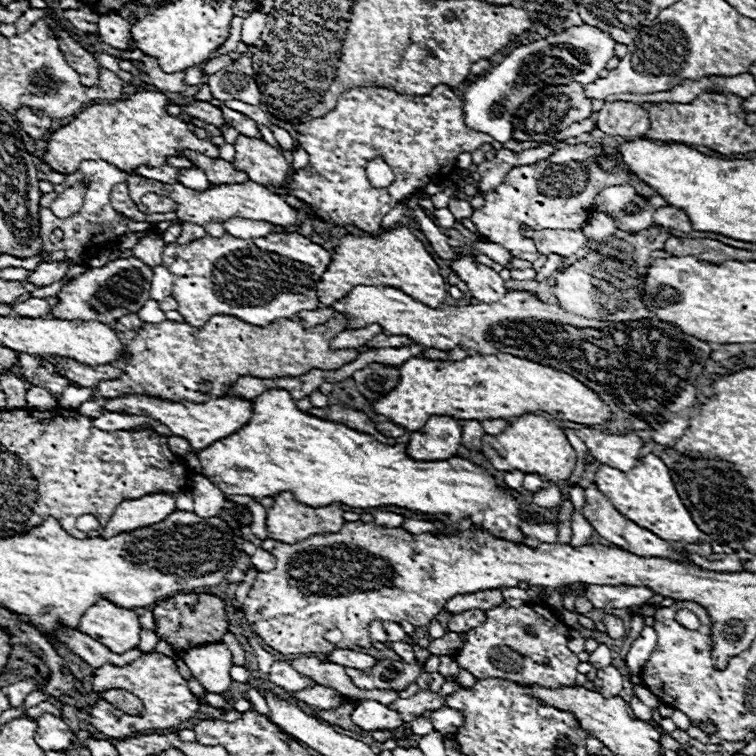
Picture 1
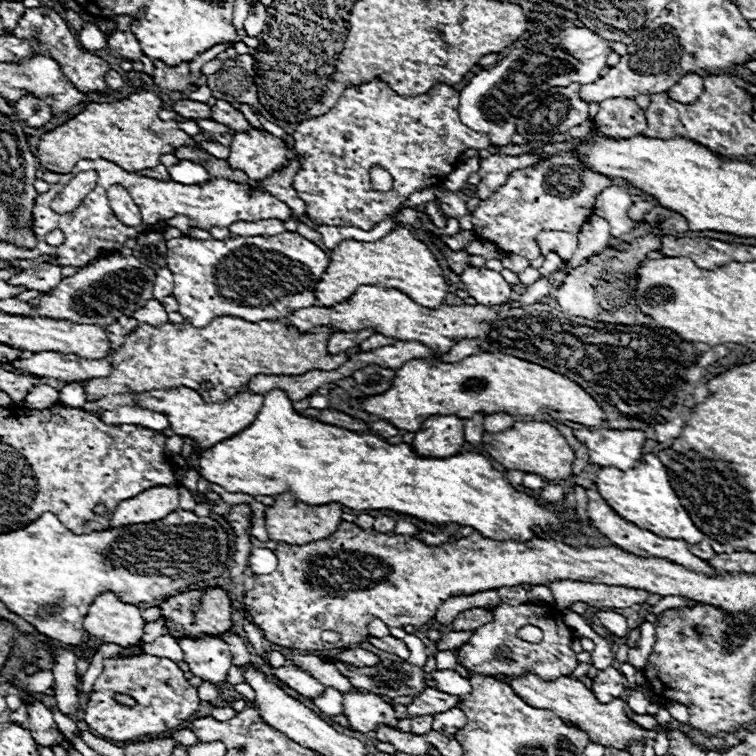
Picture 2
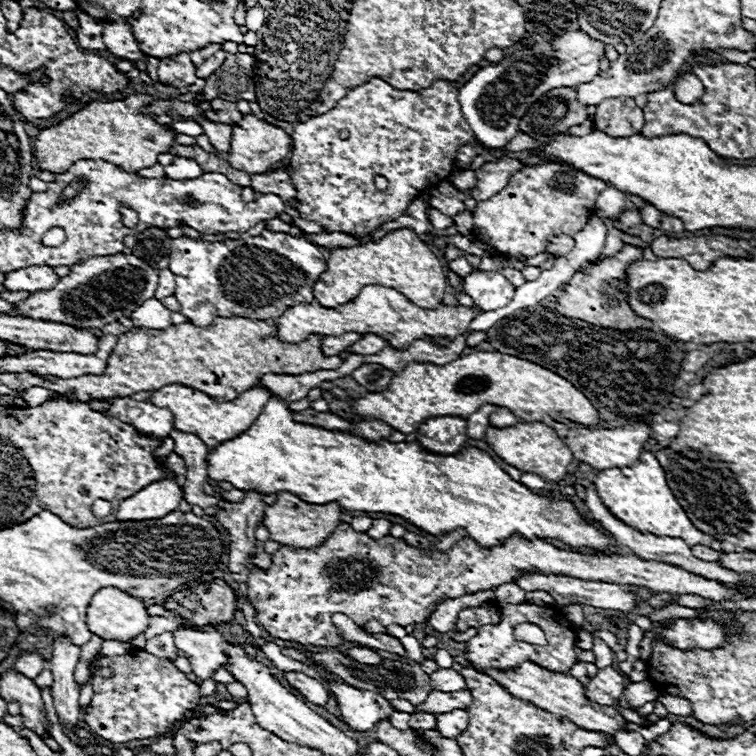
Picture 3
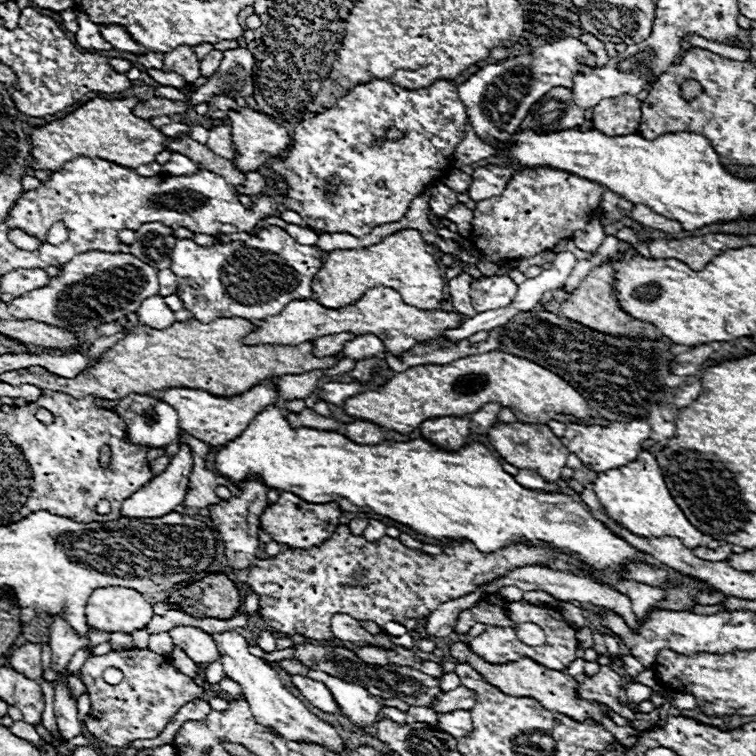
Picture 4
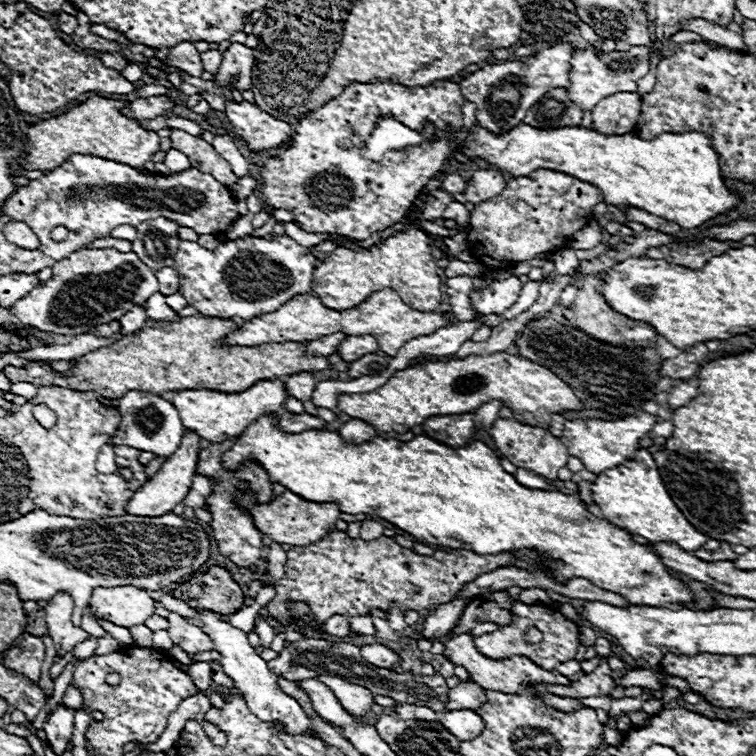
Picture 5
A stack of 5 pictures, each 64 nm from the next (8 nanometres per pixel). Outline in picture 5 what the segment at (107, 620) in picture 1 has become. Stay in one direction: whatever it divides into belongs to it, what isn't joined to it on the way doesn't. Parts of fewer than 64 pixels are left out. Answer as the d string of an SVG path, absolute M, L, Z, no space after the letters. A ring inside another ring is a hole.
M134 586L94 588L88 606L98 620L102 618L122 628L144 624L154 614L154 600Z

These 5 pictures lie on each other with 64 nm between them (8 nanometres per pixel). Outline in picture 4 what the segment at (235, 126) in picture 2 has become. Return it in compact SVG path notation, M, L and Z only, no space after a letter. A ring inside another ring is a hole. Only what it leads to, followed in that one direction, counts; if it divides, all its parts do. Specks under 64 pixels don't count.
M212 96L208 100L208 106L210 106L210 110L206 116L216 118L216 120L228 120L228 112L238 108L232 98L224 98L224 96Z

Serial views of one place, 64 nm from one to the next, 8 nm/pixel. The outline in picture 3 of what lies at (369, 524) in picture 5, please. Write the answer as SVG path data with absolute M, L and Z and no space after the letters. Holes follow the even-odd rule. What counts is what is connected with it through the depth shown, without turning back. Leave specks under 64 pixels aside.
M378 518L378 520L374 520L374 524L372 524L372 528L368 530L368 534L370 534L372 538L380 538L380 536L386 536L386 534L390 532L390 528L392 528L392 522L390 522L390 520Z

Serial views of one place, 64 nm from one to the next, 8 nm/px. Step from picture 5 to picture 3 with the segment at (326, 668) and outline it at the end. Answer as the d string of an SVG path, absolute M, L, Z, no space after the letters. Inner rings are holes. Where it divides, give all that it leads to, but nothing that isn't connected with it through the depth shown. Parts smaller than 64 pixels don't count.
M310 652L310 656L314 656L314 660L318 664L326 666L332 674L340 676L346 684L356 686L360 690L376 692L376 694L384 696L386 700L406 698L406 700L410 700L416 706L432 690L430 678L428 678L426 672L420 670L420 664L404 664L404 662L398 662L398 660L384 660L378 666L366 666L366 664L358 664L354 660L348 660L348 656L344 656L340 652Z

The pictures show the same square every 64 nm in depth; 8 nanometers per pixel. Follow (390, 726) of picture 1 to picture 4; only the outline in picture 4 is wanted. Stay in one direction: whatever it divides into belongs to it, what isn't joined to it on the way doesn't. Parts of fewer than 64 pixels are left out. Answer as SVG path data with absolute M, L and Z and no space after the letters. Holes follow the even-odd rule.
M262 630L260 640L258 640L258 646L260 646L264 652L274 652L274 650L276 650L274 634L272 634L272 632L268 632L268 630ZM278 660L278 664L288 674L300 672L304 676L312 676L314 680L320 680L322 684L328 684L328 690L336 698L336 704L340 706L342 716L346 716L358 728L372 726L376 722L376 718L380 716L380 710L384 708L384 704L382 704L384 700L380 696L372 696L362 686L348 684L348 682L344 682L336 676L330 676L326 672L320 672L320 670L312 670L298 660Z

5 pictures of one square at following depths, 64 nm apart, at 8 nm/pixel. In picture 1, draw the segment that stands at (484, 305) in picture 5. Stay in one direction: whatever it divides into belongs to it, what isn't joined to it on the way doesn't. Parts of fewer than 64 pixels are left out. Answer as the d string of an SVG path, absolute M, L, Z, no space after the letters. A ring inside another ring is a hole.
M474 254L458 256L456 260L450 262L450 268L460 280L464 280L468 284L472 296L478 298L480 302L492 304L508 292L504 288L504 280L498 276L498 272L492 270L490 266L478 264Z

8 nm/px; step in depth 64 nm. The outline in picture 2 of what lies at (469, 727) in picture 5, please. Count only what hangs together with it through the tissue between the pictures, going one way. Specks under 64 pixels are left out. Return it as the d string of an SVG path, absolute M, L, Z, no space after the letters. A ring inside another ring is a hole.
M450 708L446 712L438 712L432 716L434 722L432 722L432 730L436 732L442 732L446 736L454 736L456 730L460 730L464 724L466 724L466 716L462 710L458 708Z

